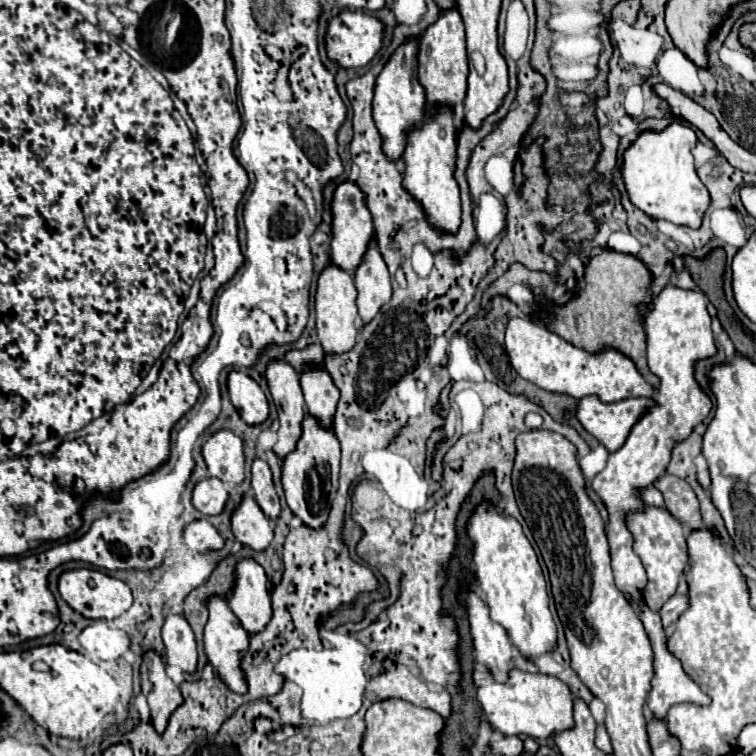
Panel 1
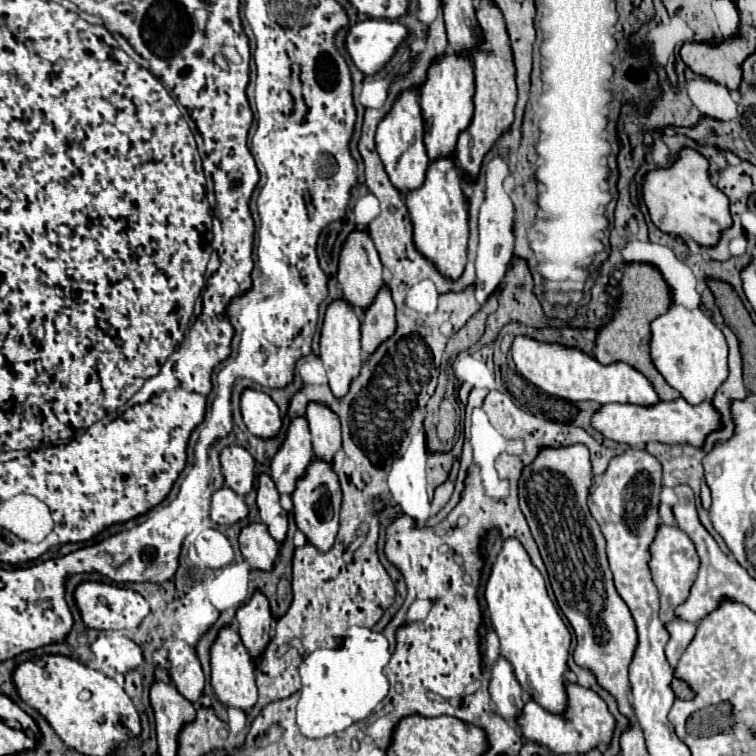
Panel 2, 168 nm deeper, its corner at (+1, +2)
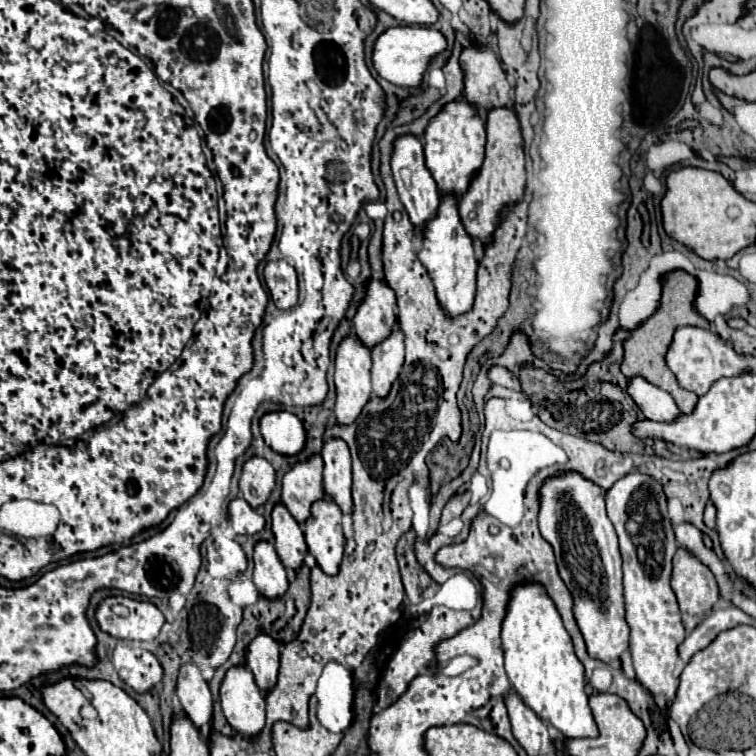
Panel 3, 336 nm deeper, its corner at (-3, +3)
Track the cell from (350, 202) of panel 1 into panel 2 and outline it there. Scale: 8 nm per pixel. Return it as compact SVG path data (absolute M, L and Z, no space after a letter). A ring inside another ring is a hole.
M351 232L349 234L347 242L343 244L341 256L339 256L337 280L339 280L339 286L343 290L345 302L349 302L349 306L353 306L361 312L365 312L373 304L373 298L377 296L377 290L385 288L383 266L381 266L381 260L377 256L377 250L373 246L373 240L369 238L367 232Z

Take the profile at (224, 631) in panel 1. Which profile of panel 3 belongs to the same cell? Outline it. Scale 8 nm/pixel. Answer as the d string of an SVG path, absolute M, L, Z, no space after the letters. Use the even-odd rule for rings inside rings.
M245 663L227 669L221 689L221 707L233 729L243 737L257 735L265 725L265 695Z

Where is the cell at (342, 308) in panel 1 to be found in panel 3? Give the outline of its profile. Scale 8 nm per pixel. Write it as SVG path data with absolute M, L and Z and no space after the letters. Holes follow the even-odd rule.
M347 335L335 353L335 419L349 423L357 419L365 401L371 397L371 355L355 335Z

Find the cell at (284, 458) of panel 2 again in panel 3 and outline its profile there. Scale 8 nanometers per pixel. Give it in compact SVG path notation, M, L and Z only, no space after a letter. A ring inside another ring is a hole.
M309 455L305 461L297 461L285 475L281 487L281 501L297 523L305 523L309 517L309 505L323 497L323 459L321 455Z

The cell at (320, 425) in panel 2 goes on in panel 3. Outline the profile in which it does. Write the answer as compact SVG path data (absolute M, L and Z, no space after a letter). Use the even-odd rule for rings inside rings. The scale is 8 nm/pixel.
M333 437L323 441L323 485L325 493L341 507L343 513L351 511L351 457L343 439Z

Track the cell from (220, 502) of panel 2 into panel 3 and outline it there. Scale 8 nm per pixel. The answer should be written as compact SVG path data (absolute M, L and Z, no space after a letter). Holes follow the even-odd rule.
M235 497L229 501L227 515L229 515L229 523L235 533L253 535L265 527L263 515L259 515L253 507L249 507L249 503L243 497Z

